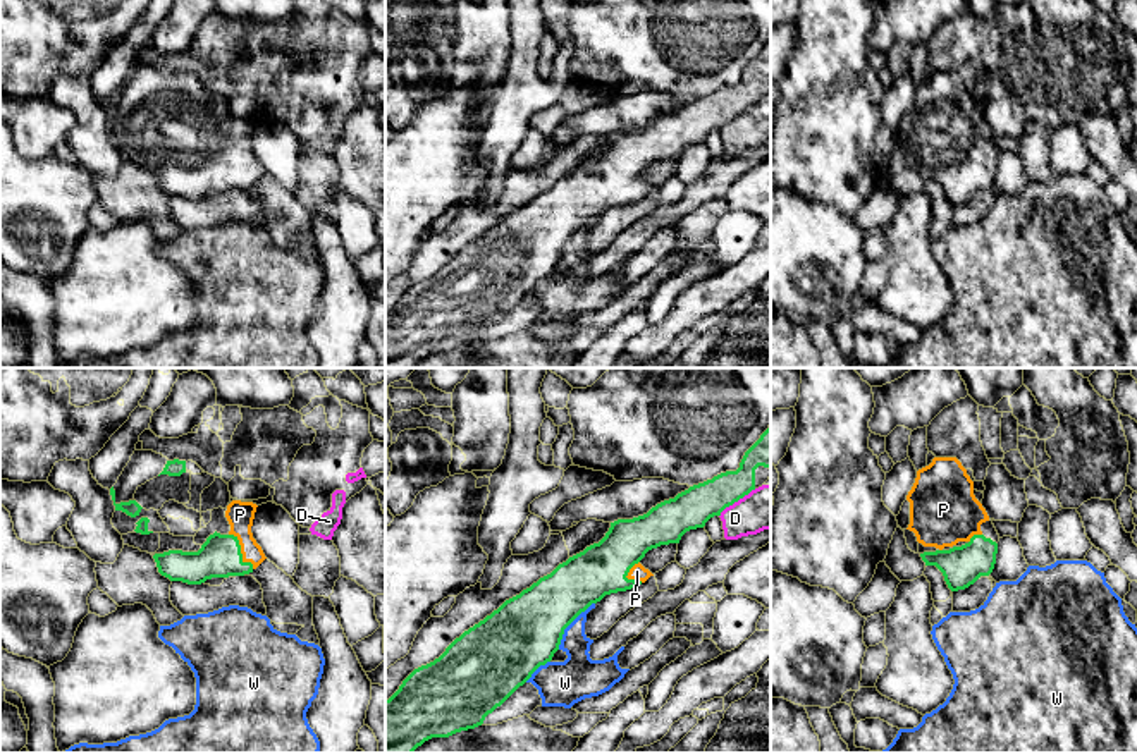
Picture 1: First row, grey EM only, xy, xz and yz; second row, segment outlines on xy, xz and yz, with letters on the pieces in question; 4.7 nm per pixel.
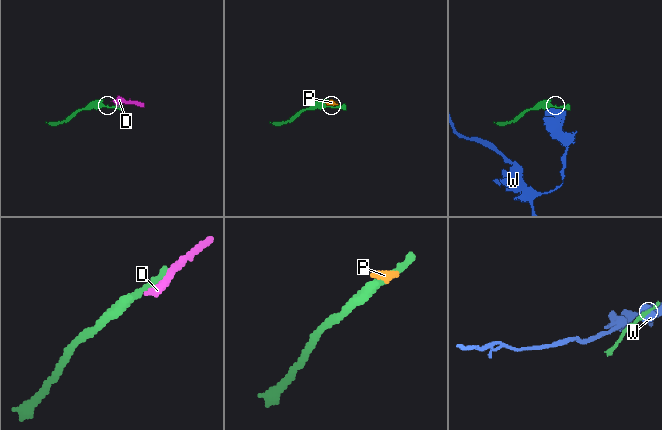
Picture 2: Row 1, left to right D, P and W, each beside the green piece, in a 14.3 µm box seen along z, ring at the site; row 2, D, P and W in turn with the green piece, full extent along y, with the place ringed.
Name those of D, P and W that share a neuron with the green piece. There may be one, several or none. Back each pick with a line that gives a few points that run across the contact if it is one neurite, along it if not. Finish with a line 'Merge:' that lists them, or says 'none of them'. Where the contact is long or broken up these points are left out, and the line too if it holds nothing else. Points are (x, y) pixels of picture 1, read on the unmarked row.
Merge: P

